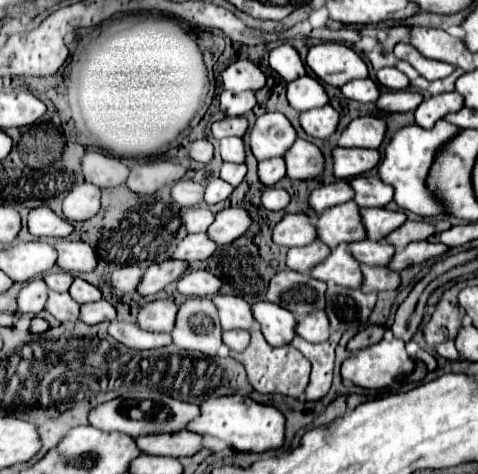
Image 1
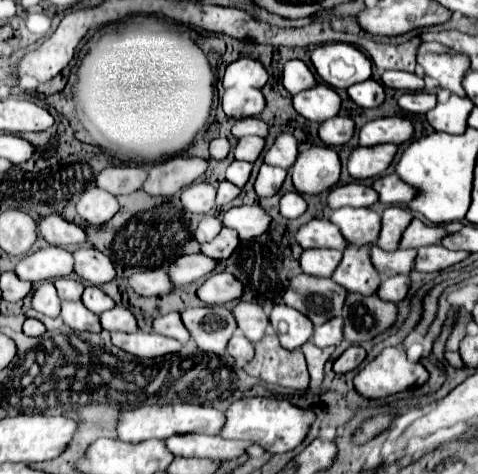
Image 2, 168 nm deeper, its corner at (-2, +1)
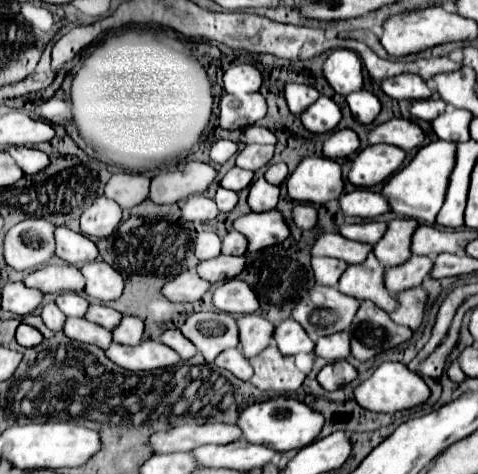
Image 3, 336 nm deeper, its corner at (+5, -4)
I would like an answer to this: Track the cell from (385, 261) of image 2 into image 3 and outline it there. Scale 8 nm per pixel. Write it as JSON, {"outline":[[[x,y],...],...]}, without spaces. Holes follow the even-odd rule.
{"outline":[[[413,256],[401,266],[387,268],[385,286],[387,286],[387,290],[391,294],[399,294],[403,290],[421,286],[431,270],[433,270],[433,258],[429,258],[429,256]]]}

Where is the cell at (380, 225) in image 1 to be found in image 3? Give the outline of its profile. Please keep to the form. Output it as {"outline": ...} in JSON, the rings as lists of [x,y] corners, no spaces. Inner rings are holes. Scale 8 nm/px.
{"outline":[[[395,218],[389,222],[385,236],[375,244],[375,256],[385,268],[395,268],[413,256],[409,242],[415,228],[419,224],[413,218]]]}

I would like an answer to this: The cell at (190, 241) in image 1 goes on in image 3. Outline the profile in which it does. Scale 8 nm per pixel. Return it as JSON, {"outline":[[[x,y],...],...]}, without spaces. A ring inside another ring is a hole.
{"outline":[[[229,232],[223,238],[223,254],[233,254],[233,256],[243,256],[247,252],[247,240],[245,236],[241,236],[241,232]]]}

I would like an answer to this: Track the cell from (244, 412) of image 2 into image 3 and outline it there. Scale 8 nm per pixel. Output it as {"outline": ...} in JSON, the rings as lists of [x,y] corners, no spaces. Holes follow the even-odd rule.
{"outline":[[[273,398],[267,402],[257,402],[247,406],[237,420],[237,426],[243,432],[243,438],[251,444],[263,444],[267,448],[273,448],[277,452],[287,452],[287,450],[299,450],[311,444],[321,428],[323,428],[325,418],[317,412],[311,410],[307,404],[295,400],[295,398]]]}

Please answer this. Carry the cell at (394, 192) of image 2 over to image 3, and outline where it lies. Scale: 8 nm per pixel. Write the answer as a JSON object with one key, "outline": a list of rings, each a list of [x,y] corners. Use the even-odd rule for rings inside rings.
{"outline":[[[435,140],[435,142],[419,148],[415,158],[405,168],[395,172],[385,182],[385,186],[381,190],[381,194],[391,204],[391,210],[401,214],[401,216],[415,218],[419,224],[433,226],[435,216],[439,214],[439,210],[441,210],[441,206],[445,202],[449,176],[453,172],[453,164],[455,164],[455,150],[457,150],[457,144],[445,142],[445,140]]]}

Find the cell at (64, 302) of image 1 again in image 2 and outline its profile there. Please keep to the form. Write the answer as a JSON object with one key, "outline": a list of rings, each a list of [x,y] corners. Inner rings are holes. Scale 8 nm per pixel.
{"outline":[[[62,301],[60,317],[74,331],[100,331],[98,315],[88,311],[82,301]]]}

